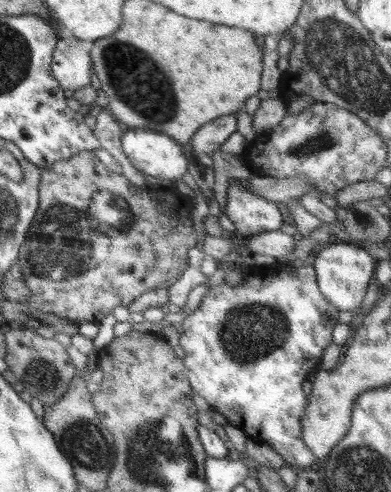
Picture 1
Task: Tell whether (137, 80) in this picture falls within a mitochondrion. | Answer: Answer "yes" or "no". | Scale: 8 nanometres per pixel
yes

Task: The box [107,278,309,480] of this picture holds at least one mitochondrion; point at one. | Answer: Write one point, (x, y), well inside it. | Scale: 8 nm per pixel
(249, 333)

